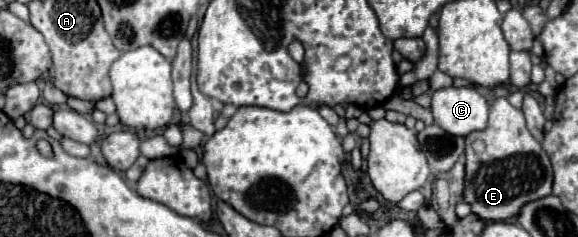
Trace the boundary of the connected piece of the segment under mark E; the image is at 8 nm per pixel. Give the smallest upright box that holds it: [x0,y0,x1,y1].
[464,98,552,220]

